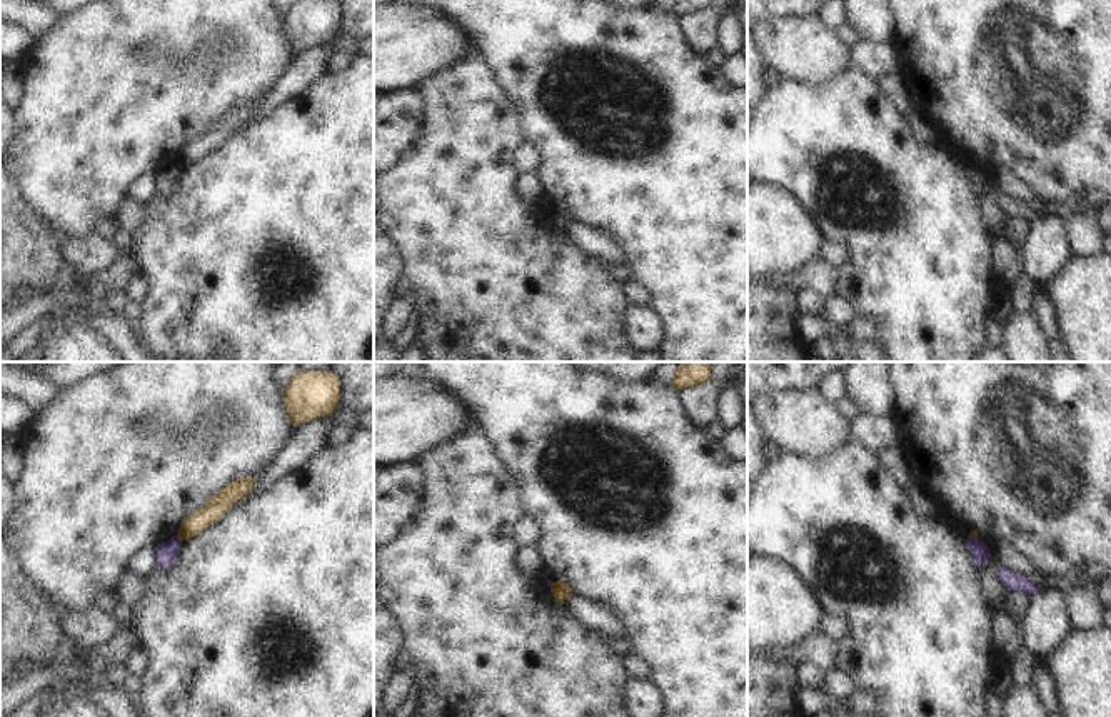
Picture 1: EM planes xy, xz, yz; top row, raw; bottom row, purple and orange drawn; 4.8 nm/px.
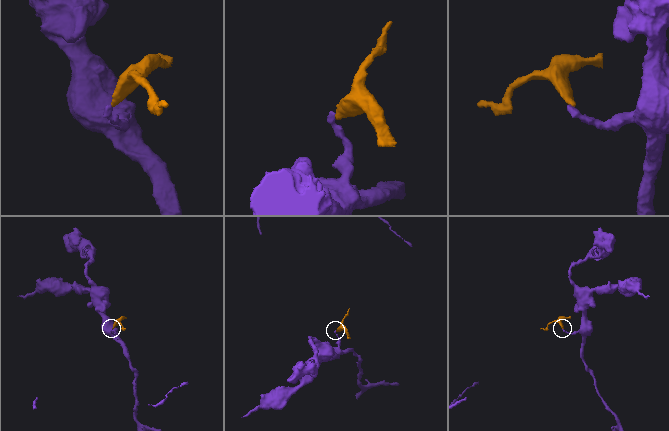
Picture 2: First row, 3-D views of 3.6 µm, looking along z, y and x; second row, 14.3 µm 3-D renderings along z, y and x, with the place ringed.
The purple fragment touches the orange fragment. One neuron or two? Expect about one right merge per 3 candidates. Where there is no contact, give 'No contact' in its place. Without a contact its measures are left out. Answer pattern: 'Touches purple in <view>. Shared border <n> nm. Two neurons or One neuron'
Touches purple in xy. Shared border 40 nm. Two neurons

